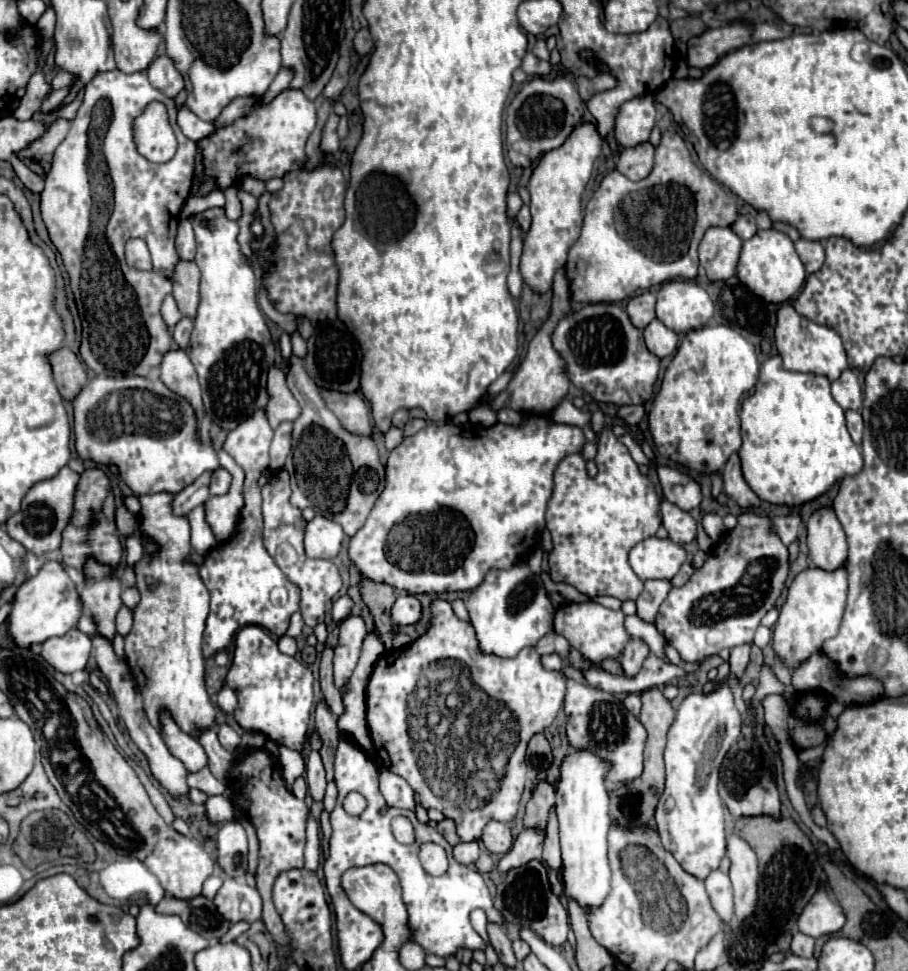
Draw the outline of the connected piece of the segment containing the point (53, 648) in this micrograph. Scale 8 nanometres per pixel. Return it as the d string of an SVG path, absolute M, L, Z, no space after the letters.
M70 629L62 637L48 639L42 645L40 655L56 671L74 673L74 671L86 667L86 661L90 657L90 649L92 649L92 639L78 629Z

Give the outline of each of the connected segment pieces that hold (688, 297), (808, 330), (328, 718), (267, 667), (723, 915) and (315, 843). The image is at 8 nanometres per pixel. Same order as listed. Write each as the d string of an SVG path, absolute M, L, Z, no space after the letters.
M694 281L664 283L656 299L656 317L676 333L704 327L714 313L708 293Z
M782 305L778 311L778 323L774 331L774 343L784 359L784 367L790 371L802 371L802 373L818 373L828 377L830 381L838 379L840 373L848 367L846 351L840 341L840 337L822 325L812 323L810 319L798 315L792 305Z
M324 701L318 703L316 713L314 713L314 719L316 719L316 733L318 733L320 741L322 741L320 757L322 757L322 763L324 763L324 769L326 769L326 779L332 781L334 779L332 763L334 763L334 751L336 751L336 745L338 745L340 731L336 727L334 715L330 713L330 709L326 707Z
M248 625L238 631L226 685L238 695L234 717L242 729L260 731L270 741L288 749L304 749L308 741L308 723L314 701L314 675L296 657L282 655L276 647L276 641L270 639L270 635L262 627Z
M720 869L712 871L708 875L706 883L706 891L710 895L710 903L714 907L714 911L720 915L720 919L724 923L730 923L730 919L734 917L734 909L732 909L732 883L730 877L726 873L722 873Z
M310 817L306 823L306 853L304 853L306 863L304 863L304 867L310 871L316 871L318 857L320 857L319 824Z

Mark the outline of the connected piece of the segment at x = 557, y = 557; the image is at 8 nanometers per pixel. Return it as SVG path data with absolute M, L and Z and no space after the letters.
M610 429L600 433L598 455L594 461L598 465L596 477L588 477L580 455L564 457L554 473L554 493L546 513L546 525L554 541L550 553L550 577L574 585L580 593L592 599L612 595L620 601L628 601L640 595L636 599L636 615L642 621L654 623L658 607L670 591L670 581L642 583L628 563L630 549L644 537L656 535L660 527L654 483L640 473L626 445L622 445Z

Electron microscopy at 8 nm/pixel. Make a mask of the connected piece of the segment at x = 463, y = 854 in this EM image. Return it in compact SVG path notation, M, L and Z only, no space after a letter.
M472 841L472 843L458 843L454 847L454 859L458 863L464 863L464 865L470 865L478 859L478 843Z

